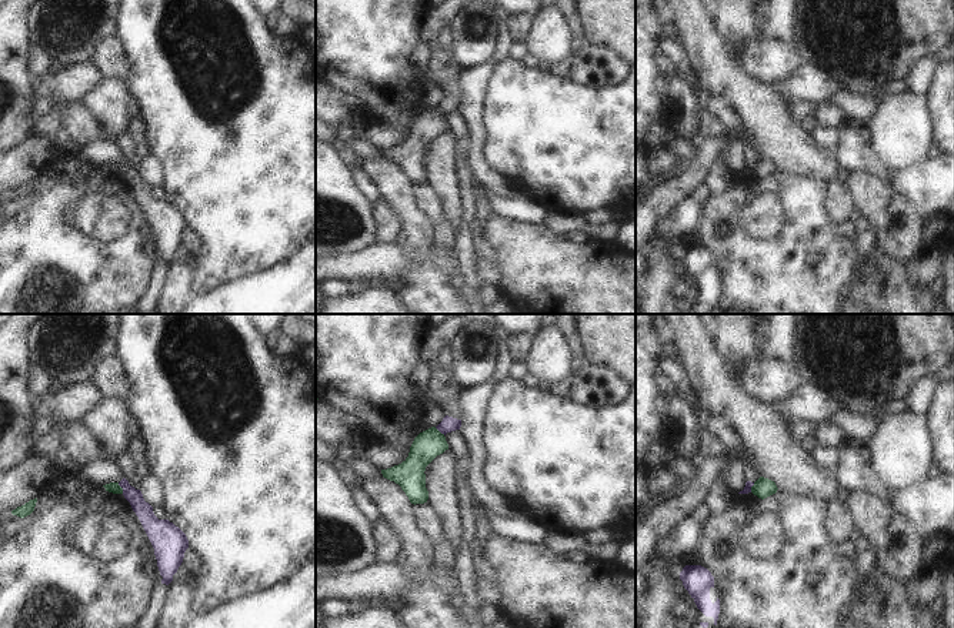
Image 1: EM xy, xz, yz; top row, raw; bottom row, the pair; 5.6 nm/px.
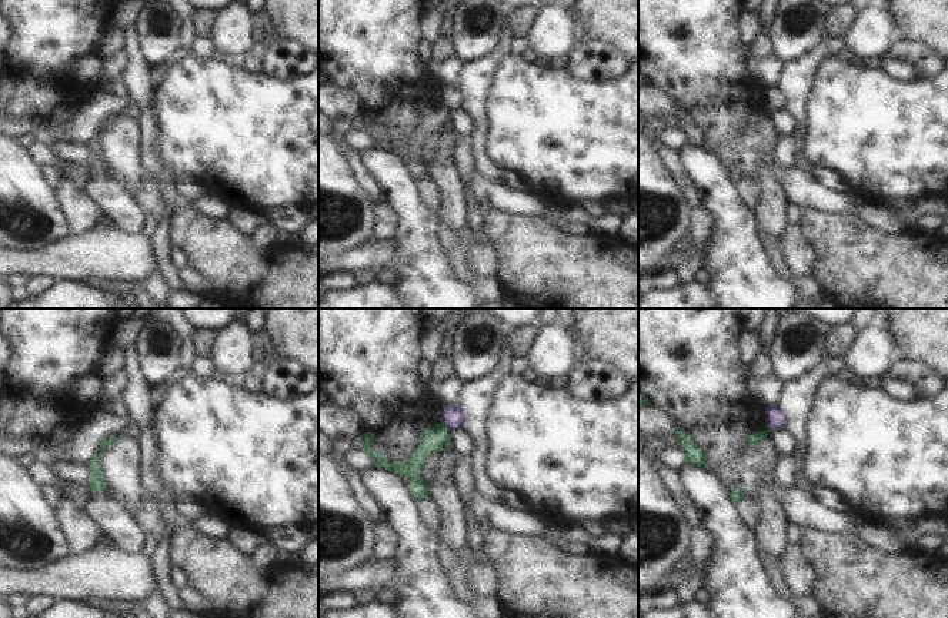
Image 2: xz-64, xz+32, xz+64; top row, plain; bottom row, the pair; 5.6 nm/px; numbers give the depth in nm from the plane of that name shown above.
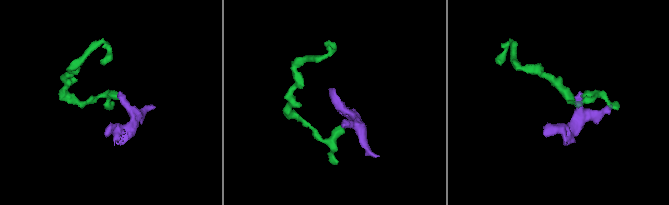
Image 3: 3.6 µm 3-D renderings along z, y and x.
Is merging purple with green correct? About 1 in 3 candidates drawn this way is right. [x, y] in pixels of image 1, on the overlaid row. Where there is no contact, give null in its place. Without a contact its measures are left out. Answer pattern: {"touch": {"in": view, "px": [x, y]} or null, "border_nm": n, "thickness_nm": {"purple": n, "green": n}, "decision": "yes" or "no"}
{"touch": {"in": "xy", "px": [122, 487]}, "border_nm": 70, "thickness_nm": {"purple": 100, "green": 60}, "decision": "no"}

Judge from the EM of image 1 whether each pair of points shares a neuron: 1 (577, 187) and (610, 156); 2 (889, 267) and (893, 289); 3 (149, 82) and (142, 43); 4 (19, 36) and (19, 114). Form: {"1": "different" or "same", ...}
{"1": "same", "2": "same", "3": "same", "4": "same"}

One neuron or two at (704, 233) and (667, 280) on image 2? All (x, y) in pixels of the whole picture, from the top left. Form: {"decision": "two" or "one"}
{"decision": "one"}

